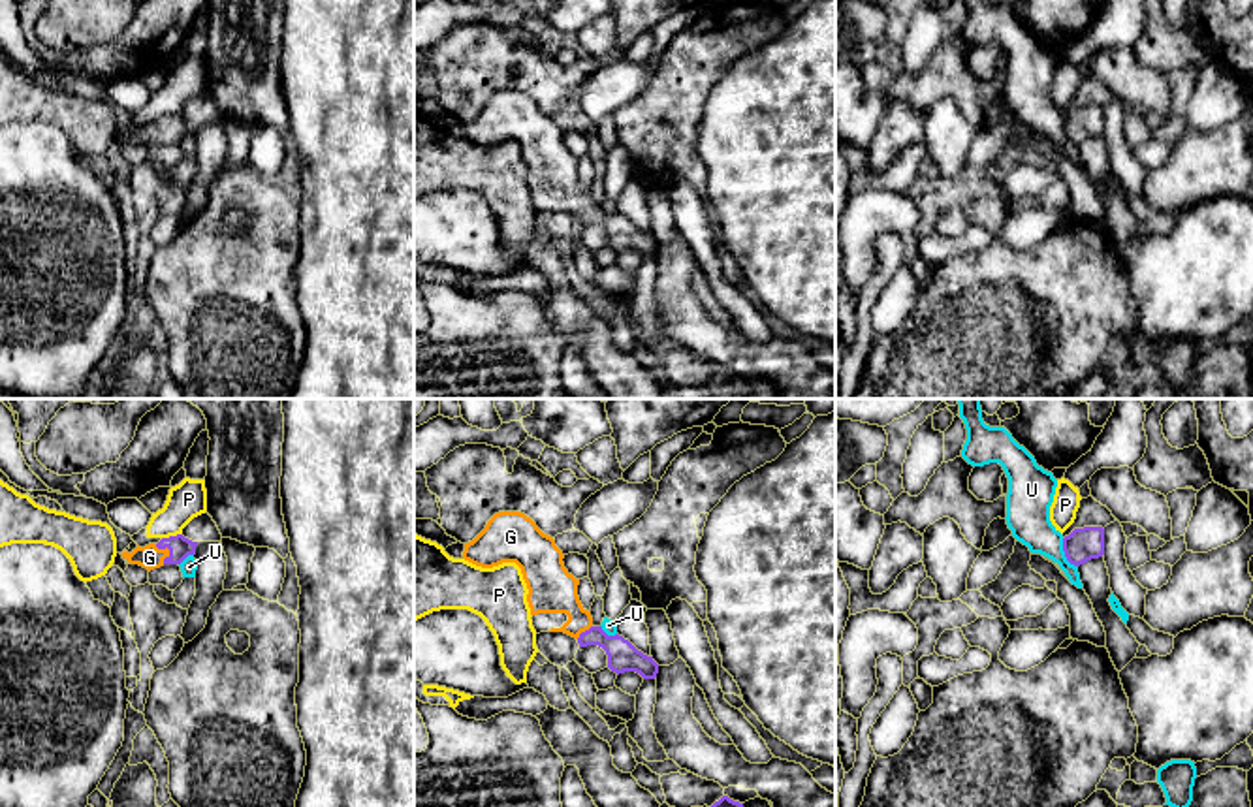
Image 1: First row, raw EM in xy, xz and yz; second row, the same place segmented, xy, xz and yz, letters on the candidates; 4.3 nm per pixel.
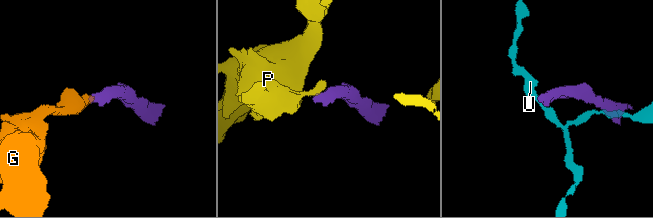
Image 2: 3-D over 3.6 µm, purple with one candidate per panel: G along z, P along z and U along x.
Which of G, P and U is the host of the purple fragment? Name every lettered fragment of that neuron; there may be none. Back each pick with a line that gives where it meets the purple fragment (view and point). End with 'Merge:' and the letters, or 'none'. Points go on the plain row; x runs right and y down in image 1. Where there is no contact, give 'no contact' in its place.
G: contact xy (168, 126)
Merge: G

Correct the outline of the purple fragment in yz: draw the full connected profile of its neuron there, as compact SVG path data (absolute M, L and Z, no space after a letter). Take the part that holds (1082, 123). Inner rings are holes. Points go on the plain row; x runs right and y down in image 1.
M1102 105L1074 107L1069 115L1063 117L1063 130L1067 139L1074 145L1102 135L1104 107Z

